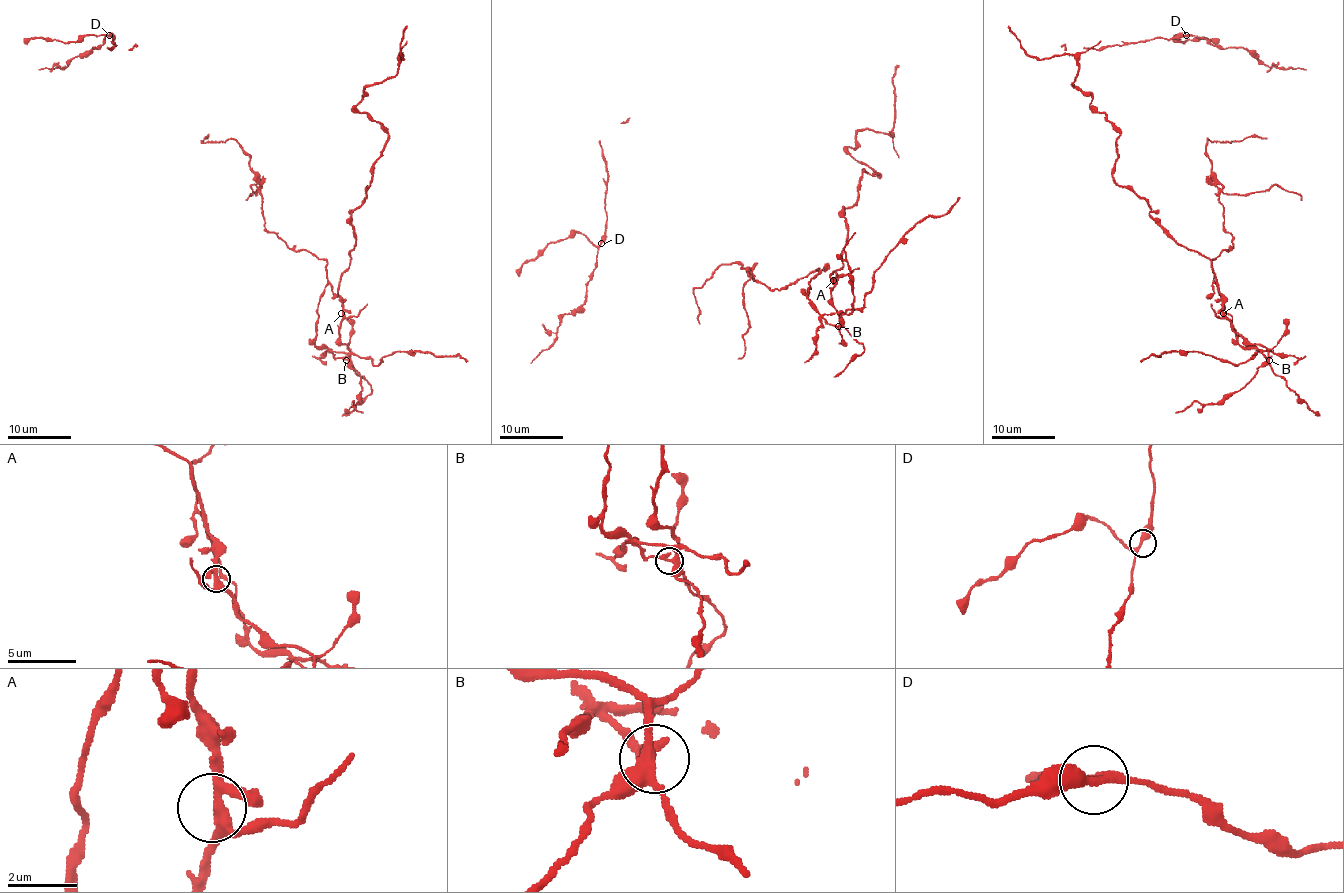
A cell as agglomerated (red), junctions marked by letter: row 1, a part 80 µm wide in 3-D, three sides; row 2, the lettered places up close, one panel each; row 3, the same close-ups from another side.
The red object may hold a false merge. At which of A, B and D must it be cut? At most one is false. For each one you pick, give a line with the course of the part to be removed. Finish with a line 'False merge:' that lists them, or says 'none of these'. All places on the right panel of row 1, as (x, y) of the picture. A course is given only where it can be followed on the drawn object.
B: foreign part runs (1269, 359), (1239, 343), (1213, 280), (1212, 263), (1232, 236), (1205, 152), (1207, 140), (1267, 138)
False merge: B

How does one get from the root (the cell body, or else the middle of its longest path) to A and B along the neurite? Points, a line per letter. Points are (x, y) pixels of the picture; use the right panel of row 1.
A: (1239, 343), (1254, 347), (1269, 359), (1267, 350), (1245, 342), (1223, 313)
B: (1239, 343), (1254, 347), (1269, 359)

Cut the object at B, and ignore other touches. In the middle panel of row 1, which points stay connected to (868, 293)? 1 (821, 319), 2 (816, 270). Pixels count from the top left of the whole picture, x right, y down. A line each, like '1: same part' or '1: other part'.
1: same part
2: same part

